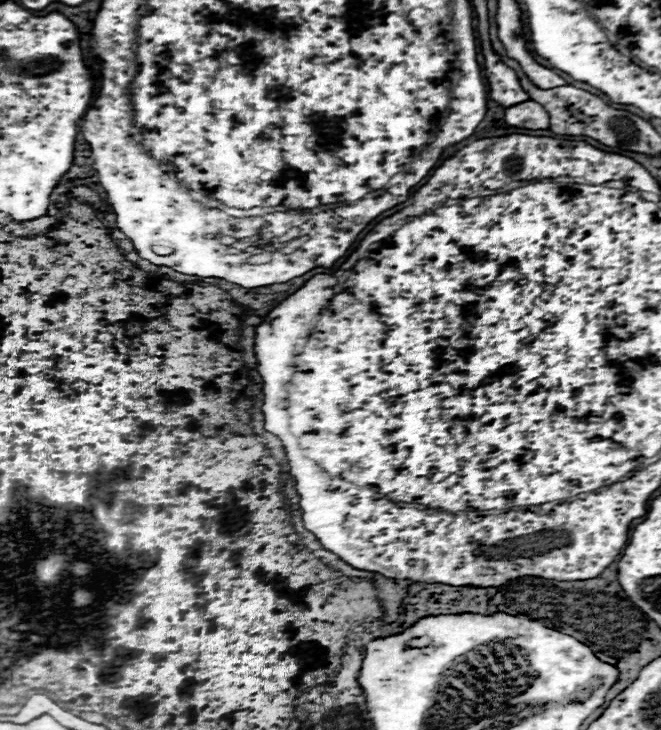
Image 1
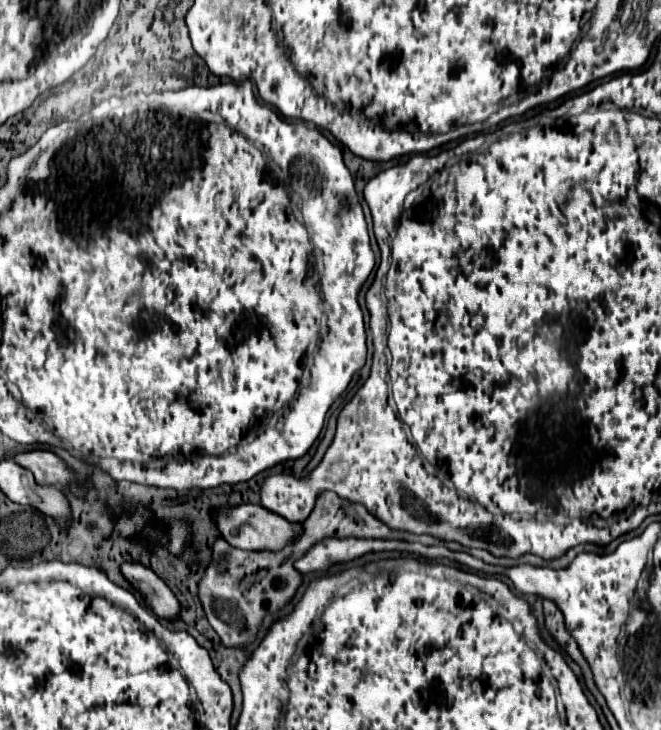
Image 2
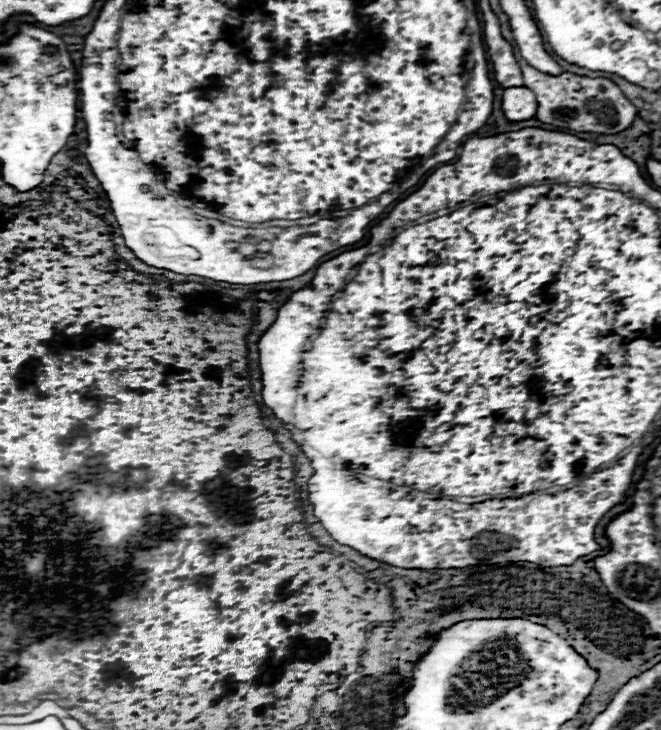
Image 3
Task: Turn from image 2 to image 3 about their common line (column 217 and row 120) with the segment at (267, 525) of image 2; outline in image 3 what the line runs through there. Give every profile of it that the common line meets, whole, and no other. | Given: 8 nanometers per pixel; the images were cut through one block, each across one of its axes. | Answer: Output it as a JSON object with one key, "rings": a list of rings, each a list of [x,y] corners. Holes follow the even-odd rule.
{"rings":[[[524,86],[504,90],[502,112],[508,120],[512,120],[512,122],[530,120],[536,116],[536,110],[538,110],[538,102],[536,102],[536,94],[532,90],[528,90]]]}

